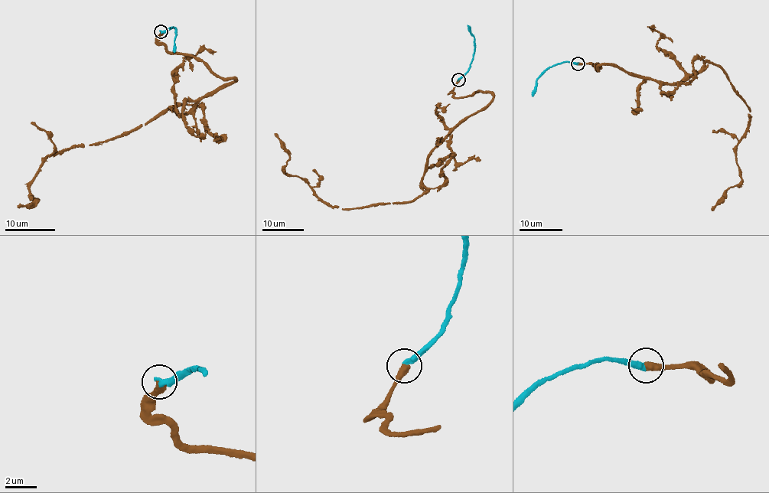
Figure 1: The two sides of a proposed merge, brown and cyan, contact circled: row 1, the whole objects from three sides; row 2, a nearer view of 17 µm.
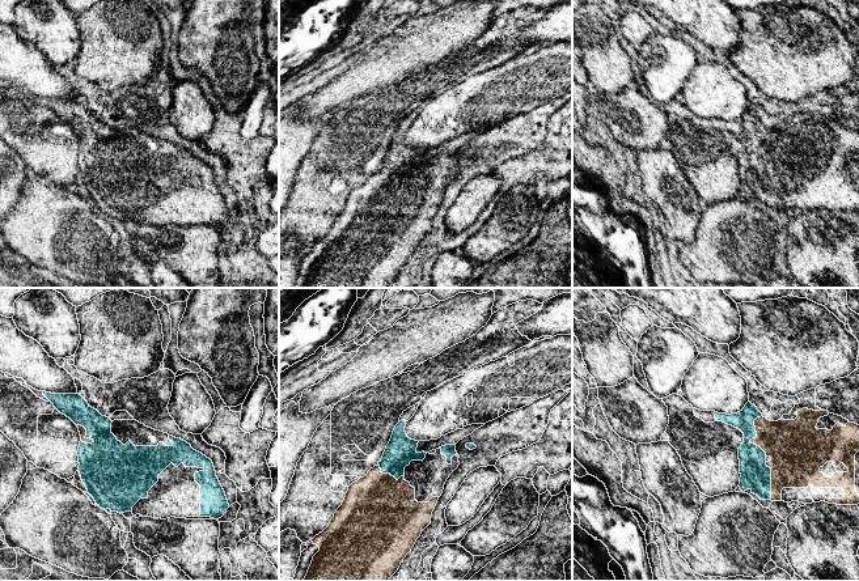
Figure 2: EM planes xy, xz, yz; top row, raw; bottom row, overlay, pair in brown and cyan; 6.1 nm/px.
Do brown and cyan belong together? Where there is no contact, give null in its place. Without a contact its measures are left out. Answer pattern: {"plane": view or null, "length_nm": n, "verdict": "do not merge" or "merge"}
{"plane": "yz", "length_nm": 260, "verdict": "merge"}

